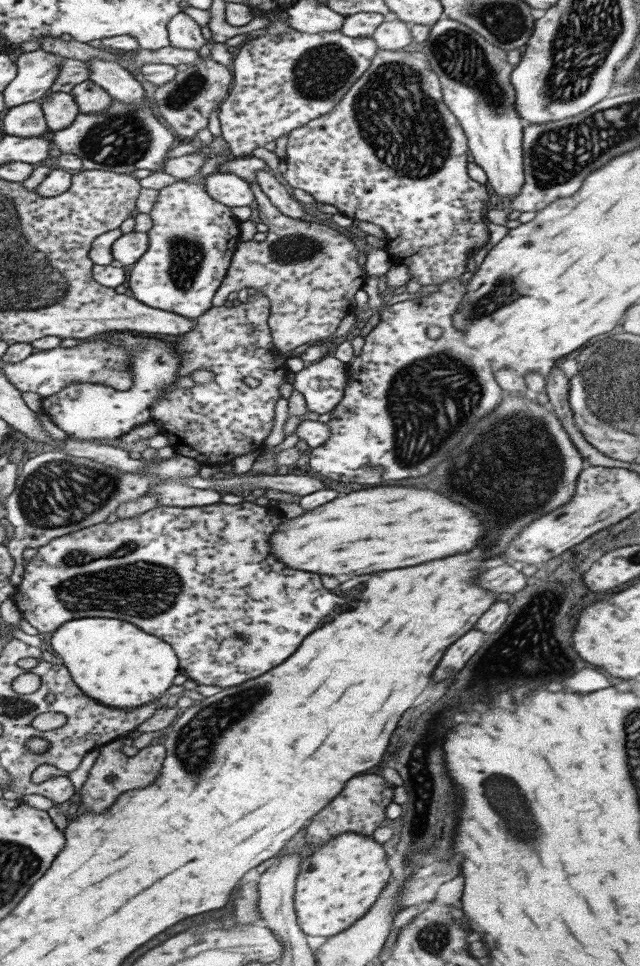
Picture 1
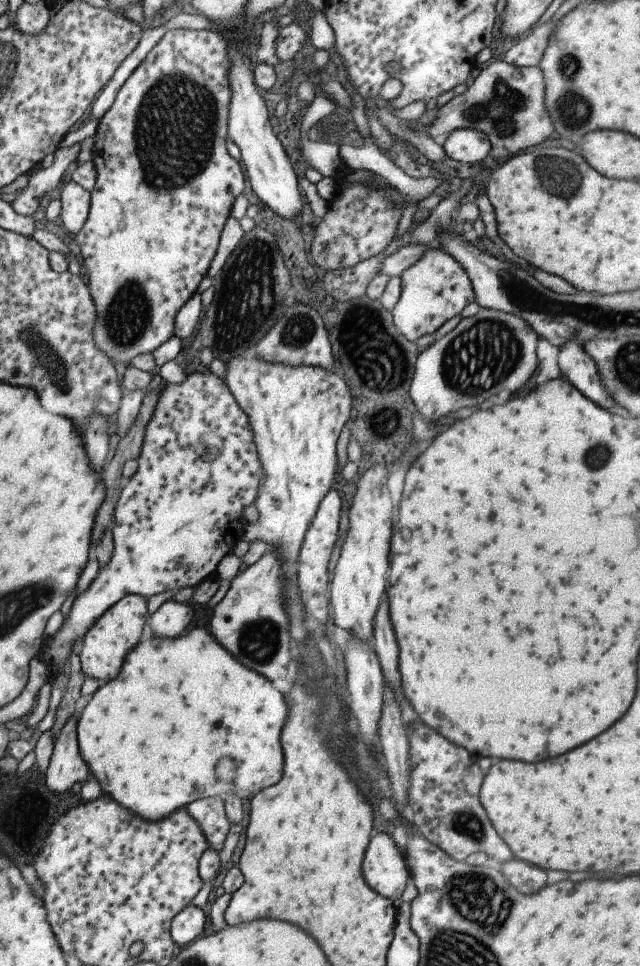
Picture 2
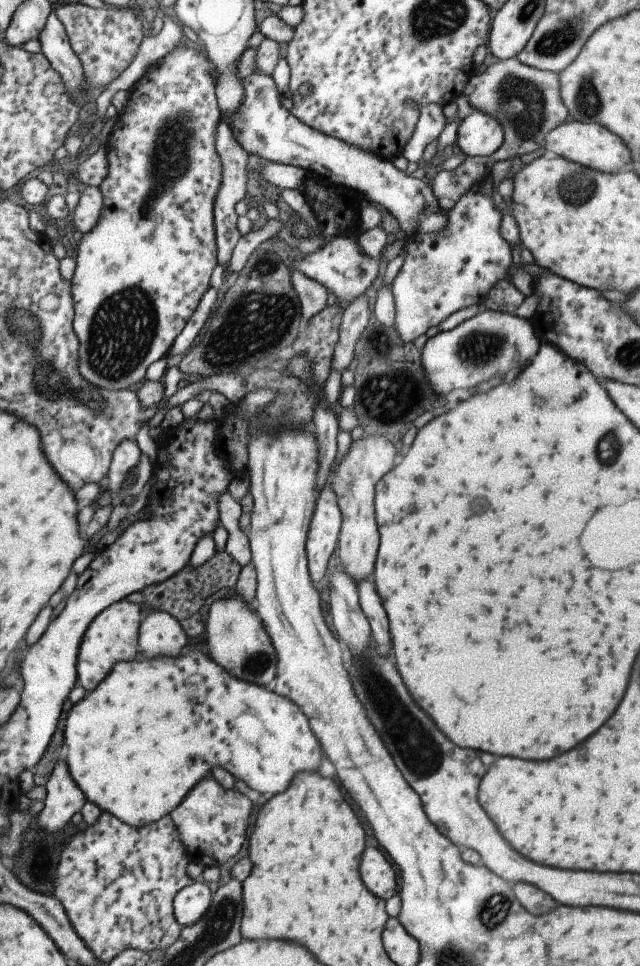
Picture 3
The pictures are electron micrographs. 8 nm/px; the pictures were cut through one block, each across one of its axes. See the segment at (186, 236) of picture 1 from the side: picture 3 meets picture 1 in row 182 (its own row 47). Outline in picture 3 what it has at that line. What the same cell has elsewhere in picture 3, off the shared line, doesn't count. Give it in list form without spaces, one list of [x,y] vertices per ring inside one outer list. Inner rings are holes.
[[[177,45],[169,54],[151,64],[145,73],[126,91],[123,108],[117,110],[117,119],[104,144],[107,172],[97,187],[100,192],[100,206],[95,224],[89,232],[82,234],[77,244],[74,273],[70,278],[70,293],[74,315],[72,329],[78,340],[78,371],[90,384],[107,390],[123,390],[139,384],[151,362],[166,357],[174,338],[181,332],[203,293],[209,288],[209,275],[216,265],[216,242],[212,208],[215,195],[222,179],[222,164],[214,147],[216,126],[221,121],[214,95],[214,80],[209,61],[199,50]]]

